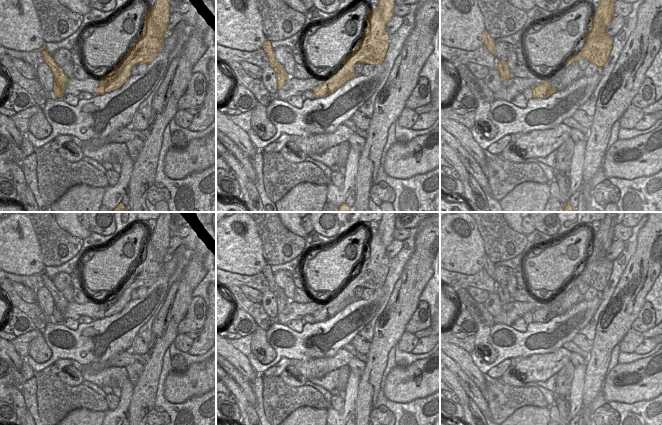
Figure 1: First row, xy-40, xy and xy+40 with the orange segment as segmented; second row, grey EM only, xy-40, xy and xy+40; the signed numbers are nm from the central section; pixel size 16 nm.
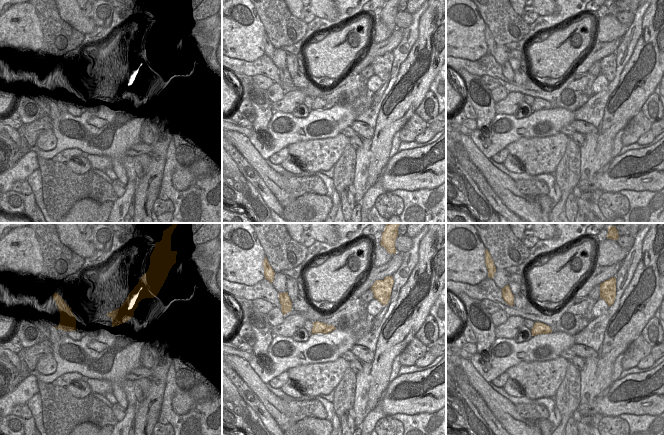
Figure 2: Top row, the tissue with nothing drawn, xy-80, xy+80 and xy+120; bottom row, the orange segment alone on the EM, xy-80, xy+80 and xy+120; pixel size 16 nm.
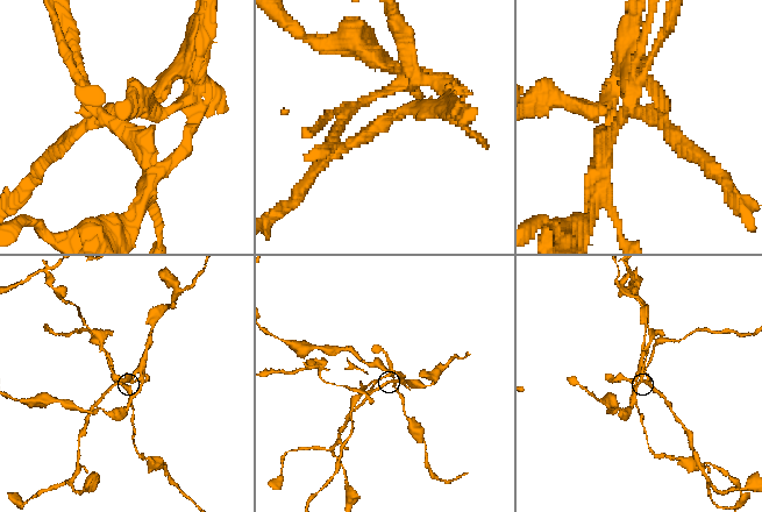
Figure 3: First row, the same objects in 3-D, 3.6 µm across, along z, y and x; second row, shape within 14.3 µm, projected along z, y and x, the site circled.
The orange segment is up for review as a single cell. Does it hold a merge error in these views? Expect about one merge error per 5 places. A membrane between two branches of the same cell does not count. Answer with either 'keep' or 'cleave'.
cleave

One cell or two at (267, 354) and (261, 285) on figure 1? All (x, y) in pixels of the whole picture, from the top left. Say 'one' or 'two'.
two

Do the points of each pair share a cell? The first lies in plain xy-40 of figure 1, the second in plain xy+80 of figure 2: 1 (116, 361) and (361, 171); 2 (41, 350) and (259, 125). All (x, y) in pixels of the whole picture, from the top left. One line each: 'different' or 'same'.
1: different
2: same

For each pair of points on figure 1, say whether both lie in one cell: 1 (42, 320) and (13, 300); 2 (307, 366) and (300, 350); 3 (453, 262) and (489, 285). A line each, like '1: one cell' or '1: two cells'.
1: one cell
2: two cells
3: two cells

